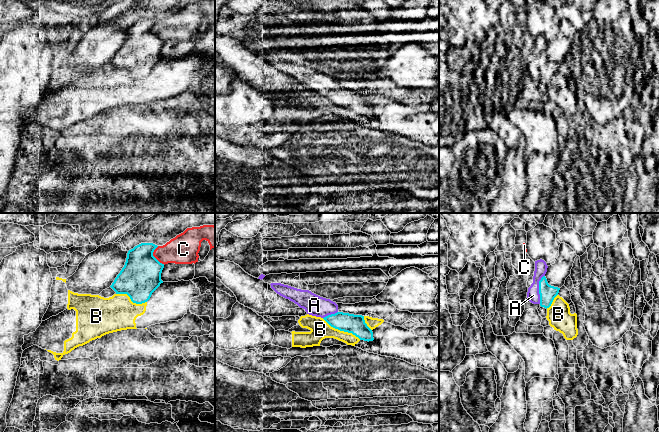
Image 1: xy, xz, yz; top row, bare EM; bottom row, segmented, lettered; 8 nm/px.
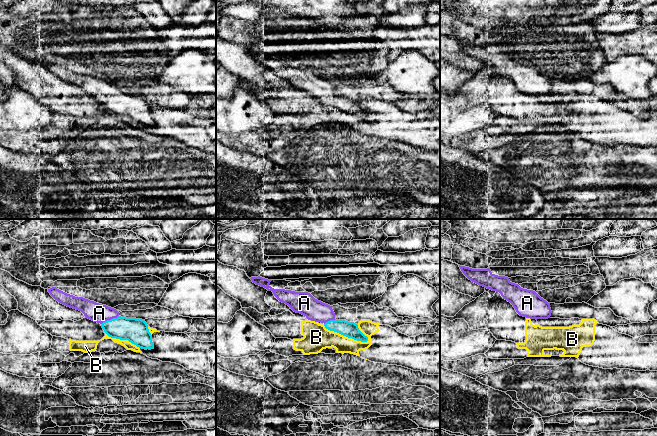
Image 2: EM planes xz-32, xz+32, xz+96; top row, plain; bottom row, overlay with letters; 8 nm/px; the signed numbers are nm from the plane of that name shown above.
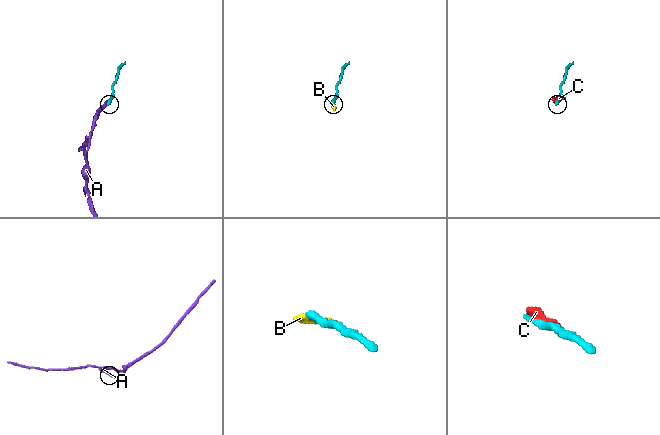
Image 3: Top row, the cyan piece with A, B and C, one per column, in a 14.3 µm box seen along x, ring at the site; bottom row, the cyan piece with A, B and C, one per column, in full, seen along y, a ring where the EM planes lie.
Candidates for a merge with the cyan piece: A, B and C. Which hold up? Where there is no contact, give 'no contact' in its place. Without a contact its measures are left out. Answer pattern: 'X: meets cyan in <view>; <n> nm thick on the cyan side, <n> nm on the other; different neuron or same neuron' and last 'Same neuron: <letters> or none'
A: meets cyan in yz; 130 nm thick on the cyan side, 100 nm on the other; same neuron
B: meets cyan in xz; 160 nm thick on the cyan side, 160 nm on the other; different neuron
C: meets cyan in xy; 320 nm thick on the cyan side, 240 nm on the other; different neuron
Same neuron: A

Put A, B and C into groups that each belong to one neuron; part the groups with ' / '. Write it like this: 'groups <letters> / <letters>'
groups A / B / C

